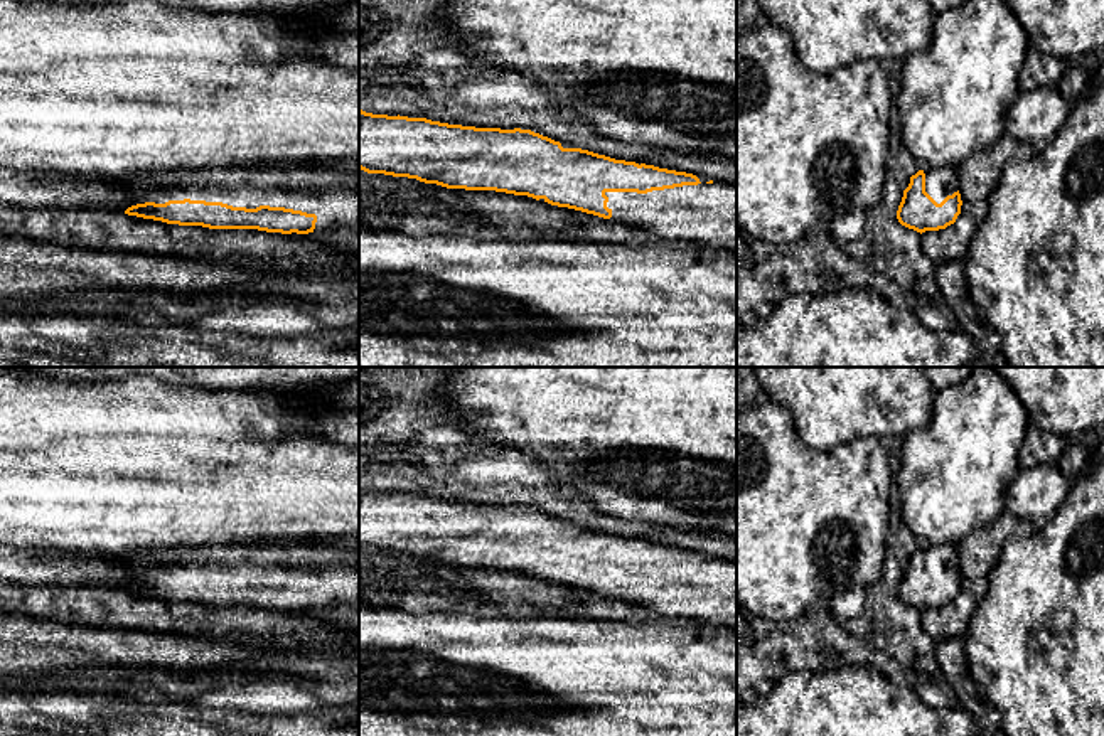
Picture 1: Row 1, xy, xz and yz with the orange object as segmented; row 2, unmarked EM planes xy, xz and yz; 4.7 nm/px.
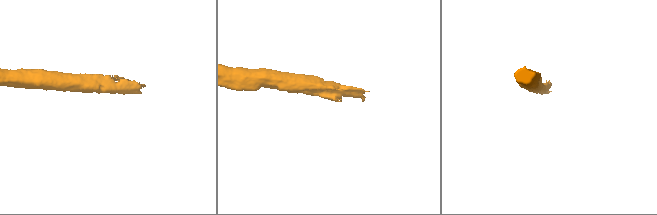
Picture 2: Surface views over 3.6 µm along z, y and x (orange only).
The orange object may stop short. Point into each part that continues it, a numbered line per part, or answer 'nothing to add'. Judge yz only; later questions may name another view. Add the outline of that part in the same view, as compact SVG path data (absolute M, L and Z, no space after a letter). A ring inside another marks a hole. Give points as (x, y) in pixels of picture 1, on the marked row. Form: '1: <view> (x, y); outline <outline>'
1: yz (939, 182); outline M924 168L925 192L941 204L947 195L959 190L956 168Z

